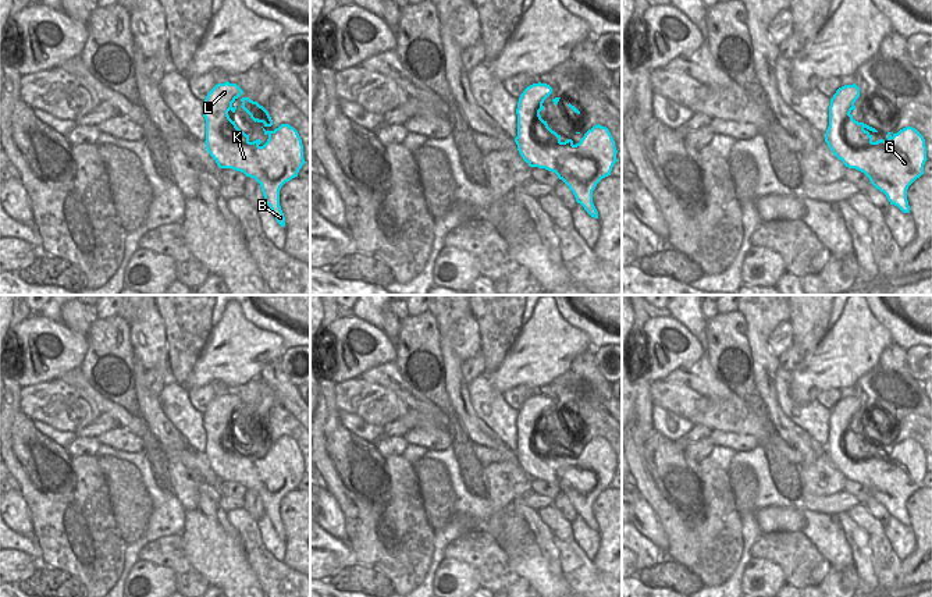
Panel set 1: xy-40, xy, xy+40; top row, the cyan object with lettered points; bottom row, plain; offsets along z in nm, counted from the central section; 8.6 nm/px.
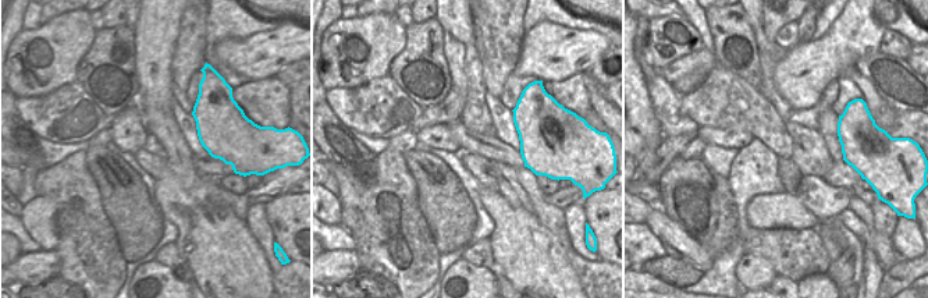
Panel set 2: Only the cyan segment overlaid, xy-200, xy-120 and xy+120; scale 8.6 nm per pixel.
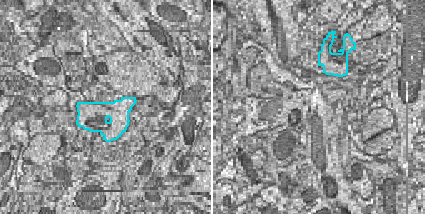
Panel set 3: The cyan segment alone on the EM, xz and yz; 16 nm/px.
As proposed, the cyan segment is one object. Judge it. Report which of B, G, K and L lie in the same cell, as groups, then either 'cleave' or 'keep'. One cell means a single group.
B G K L; keep

